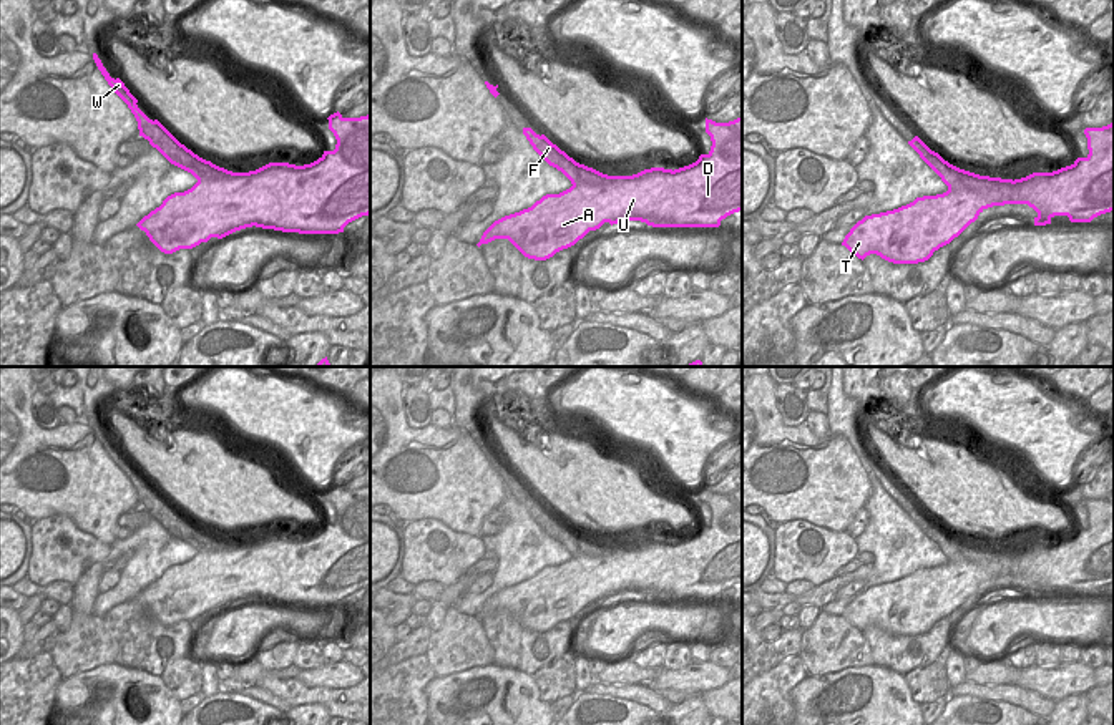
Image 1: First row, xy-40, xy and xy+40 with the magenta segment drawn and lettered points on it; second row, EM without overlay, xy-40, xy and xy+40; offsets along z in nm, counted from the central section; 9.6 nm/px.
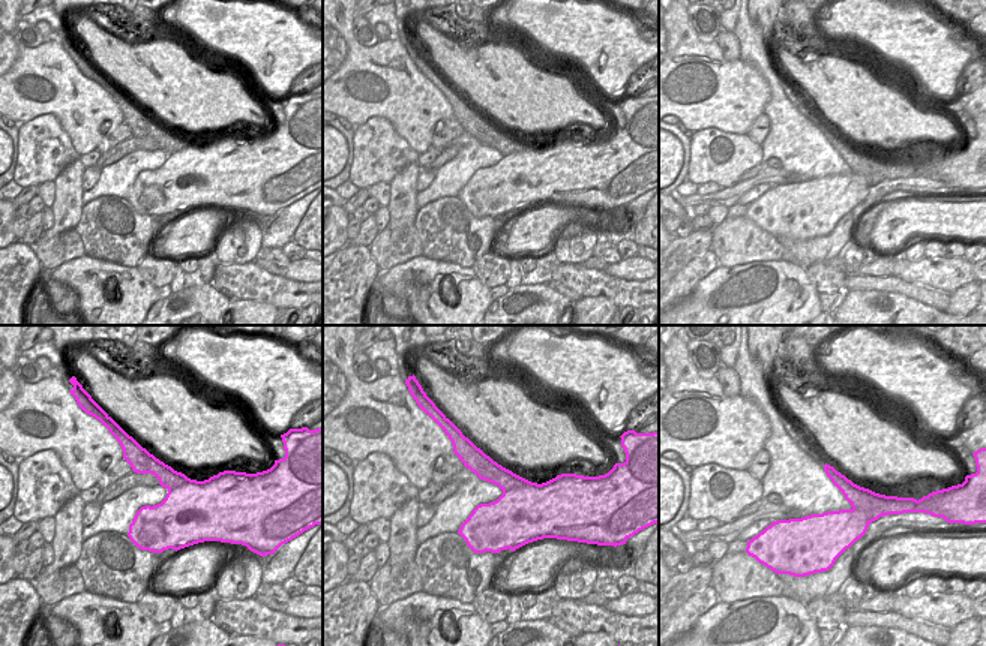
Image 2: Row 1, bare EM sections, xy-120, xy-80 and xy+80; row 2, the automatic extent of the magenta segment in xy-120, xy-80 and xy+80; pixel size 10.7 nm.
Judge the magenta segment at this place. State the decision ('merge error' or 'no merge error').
merge error

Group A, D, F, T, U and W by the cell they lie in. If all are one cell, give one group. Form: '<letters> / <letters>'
A D T U / F W

